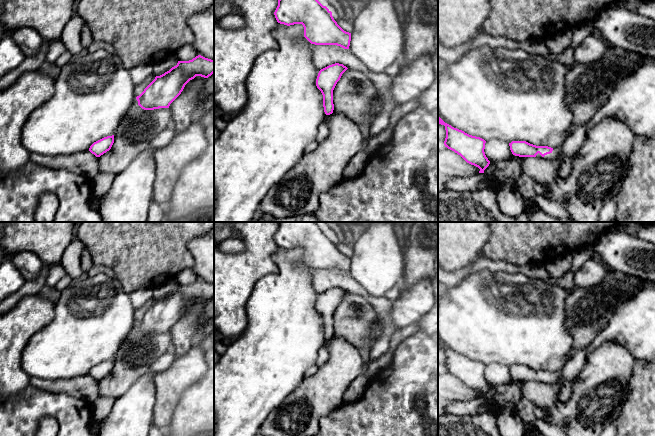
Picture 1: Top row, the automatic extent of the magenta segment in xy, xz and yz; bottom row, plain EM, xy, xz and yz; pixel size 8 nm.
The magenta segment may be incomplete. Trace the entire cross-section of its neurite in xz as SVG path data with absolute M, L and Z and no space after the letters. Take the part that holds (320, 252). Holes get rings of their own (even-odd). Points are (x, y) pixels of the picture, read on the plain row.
M279 222L274 239L280 248L302 248L304 261L311 268L349 273L351 257L344 255L316 222Z

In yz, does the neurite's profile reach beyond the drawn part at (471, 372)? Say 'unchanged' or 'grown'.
unchanged

